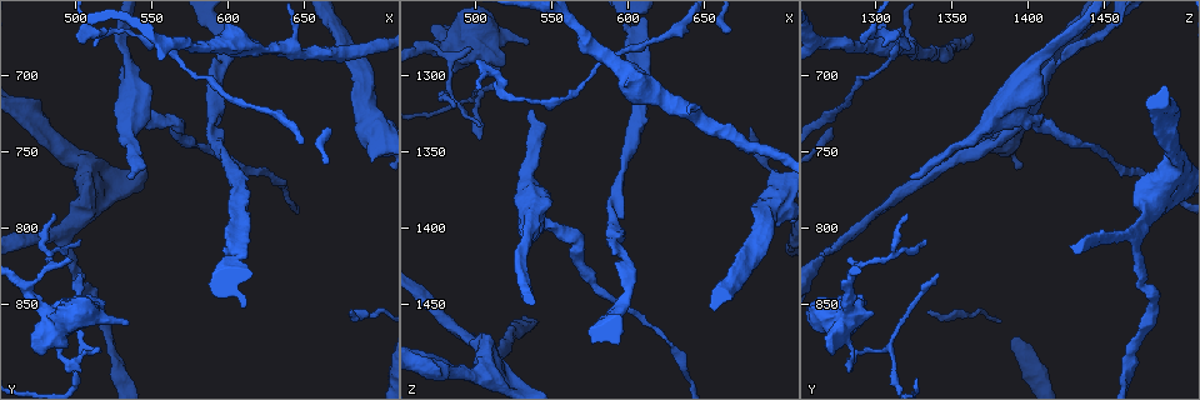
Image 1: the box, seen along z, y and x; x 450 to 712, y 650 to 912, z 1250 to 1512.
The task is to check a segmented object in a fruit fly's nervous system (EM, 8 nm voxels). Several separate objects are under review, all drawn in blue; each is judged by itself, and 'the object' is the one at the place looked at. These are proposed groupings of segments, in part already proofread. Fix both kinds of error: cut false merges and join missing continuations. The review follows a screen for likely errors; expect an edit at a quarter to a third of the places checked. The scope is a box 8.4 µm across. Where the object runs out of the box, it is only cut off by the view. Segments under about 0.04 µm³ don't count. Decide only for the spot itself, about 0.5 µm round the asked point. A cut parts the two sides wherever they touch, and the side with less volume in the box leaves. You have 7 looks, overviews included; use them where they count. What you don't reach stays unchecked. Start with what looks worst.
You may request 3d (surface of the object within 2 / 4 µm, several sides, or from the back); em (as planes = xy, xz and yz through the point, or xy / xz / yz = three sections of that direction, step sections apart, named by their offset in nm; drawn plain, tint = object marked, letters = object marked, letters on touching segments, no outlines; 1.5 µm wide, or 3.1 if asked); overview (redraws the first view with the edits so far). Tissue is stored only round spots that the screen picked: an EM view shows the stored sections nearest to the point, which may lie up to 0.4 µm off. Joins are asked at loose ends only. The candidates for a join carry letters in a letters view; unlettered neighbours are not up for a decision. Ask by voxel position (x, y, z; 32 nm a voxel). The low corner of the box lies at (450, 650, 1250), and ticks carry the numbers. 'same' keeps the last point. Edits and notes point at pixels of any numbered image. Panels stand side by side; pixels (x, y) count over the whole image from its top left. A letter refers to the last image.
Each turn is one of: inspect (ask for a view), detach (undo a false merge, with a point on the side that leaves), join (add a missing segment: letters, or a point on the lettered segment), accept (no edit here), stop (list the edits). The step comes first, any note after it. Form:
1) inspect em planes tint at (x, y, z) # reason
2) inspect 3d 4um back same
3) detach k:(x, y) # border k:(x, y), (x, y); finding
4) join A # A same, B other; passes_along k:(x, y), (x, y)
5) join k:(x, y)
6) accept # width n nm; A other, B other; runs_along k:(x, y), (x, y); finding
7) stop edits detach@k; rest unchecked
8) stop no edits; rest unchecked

inspect 3d 4um at (510, 672, 1298) # abrupt turn

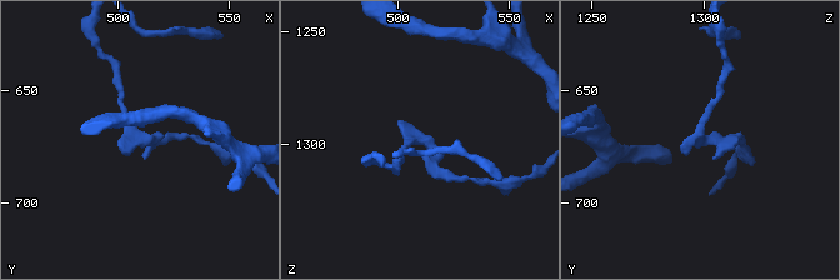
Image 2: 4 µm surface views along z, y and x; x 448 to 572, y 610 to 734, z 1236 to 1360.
inspect em planes tint at (510, 671, 1300)

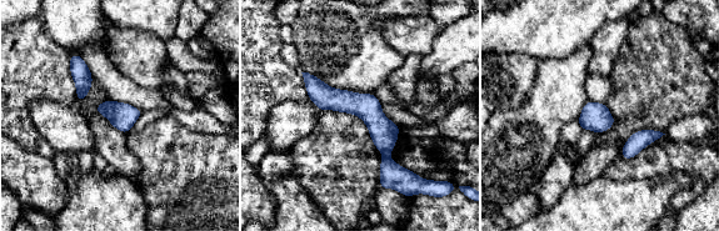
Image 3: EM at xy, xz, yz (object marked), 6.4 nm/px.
inspect em planes letters same # what lies round it

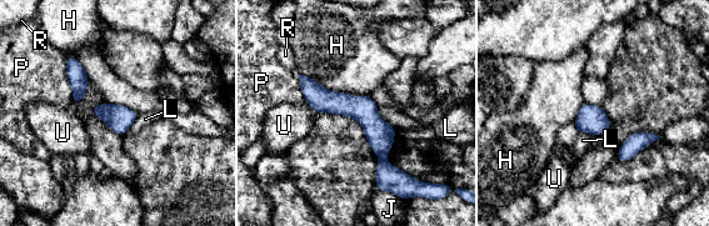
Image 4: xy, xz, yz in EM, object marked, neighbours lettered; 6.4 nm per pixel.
detach 4:(380, 135) # H other, J other, L other, P other, R other, U other; part_leaving 4:(303, 79), (325, 101), (353, 106), (384, 152); two neurons meet here

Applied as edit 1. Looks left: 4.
inspect overview

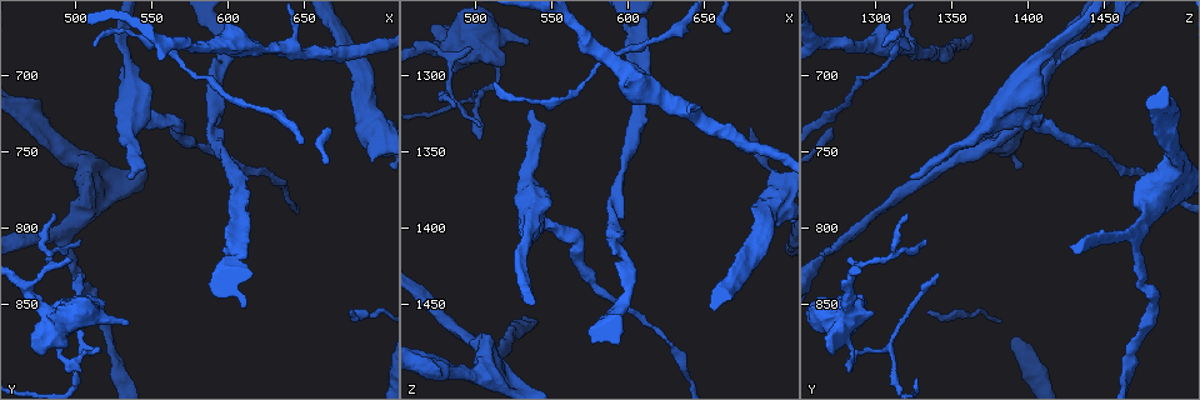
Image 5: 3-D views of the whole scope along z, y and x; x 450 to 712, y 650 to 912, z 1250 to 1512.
inspect 3d 4um at (600, 814, 1268) # calibre changes

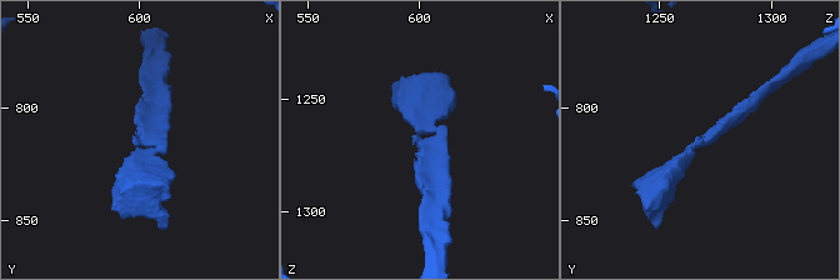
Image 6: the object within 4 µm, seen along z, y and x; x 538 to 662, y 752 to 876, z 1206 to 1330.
inspect em planes plain at (599, 816, 1267) # need the tissue

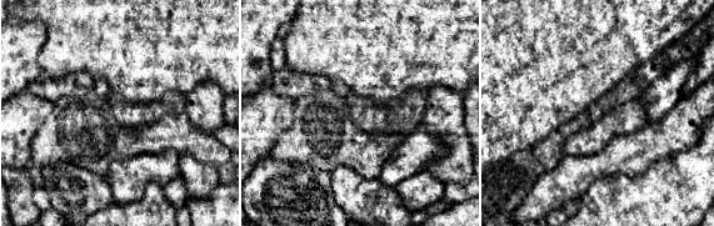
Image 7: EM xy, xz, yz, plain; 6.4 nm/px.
inspect em planes letters same # see the neighbours

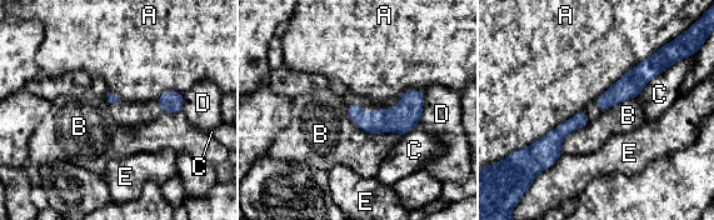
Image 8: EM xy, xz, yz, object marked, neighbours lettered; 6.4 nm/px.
accept # width 70 nm; A other, B other, C other, D other, E other; runs_along 8:(652, 61), (624, 89), (600, 104); continuous, no second neuron

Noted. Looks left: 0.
stop edits detach@4; rest unchecked

